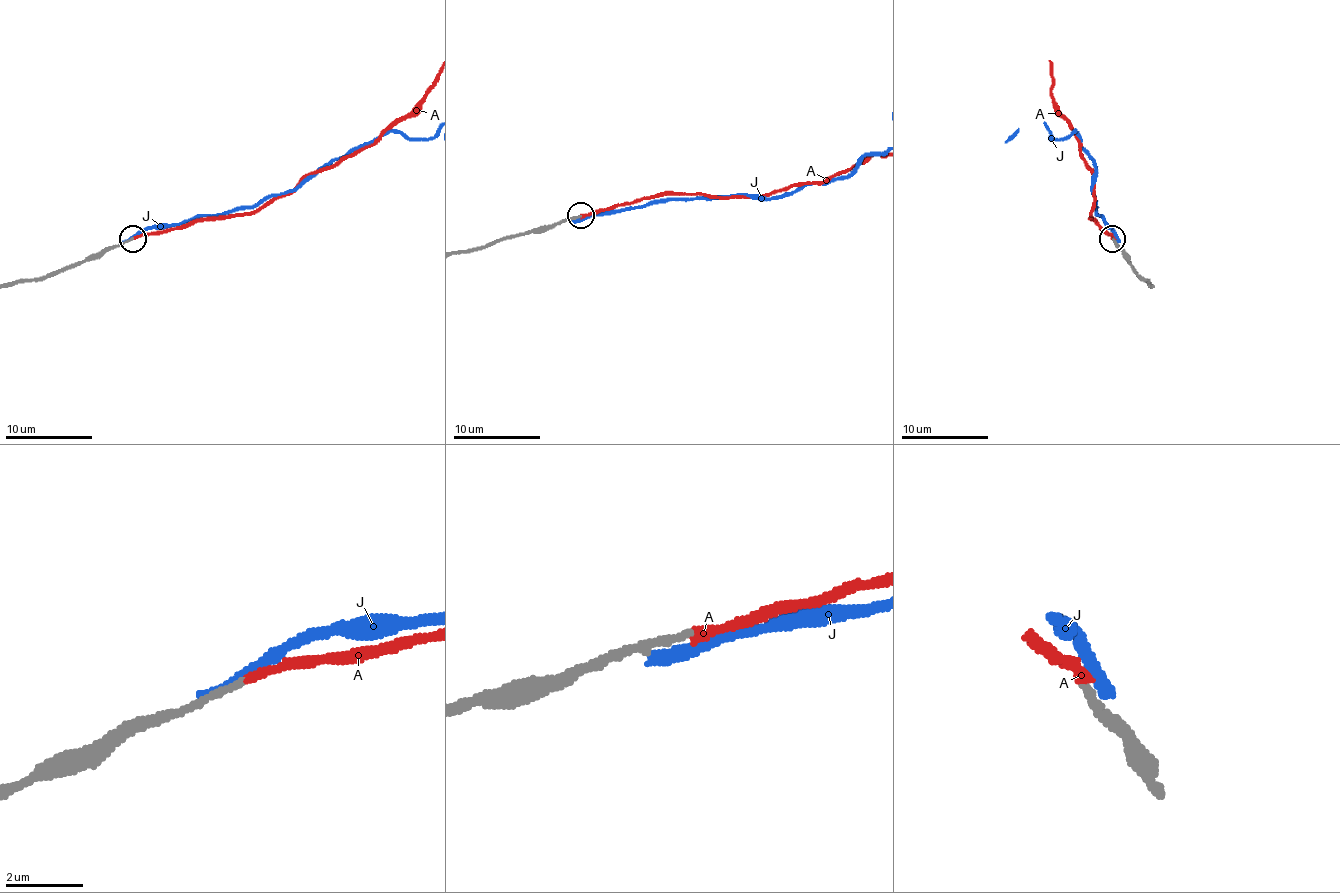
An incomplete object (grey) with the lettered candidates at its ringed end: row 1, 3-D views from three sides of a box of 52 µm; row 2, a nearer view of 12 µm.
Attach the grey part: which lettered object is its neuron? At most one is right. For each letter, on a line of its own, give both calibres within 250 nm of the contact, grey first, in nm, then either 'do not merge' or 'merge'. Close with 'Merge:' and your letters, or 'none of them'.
A: 200/240 nm | merge
J: 280/320 nm | do not merge
Merge: A

